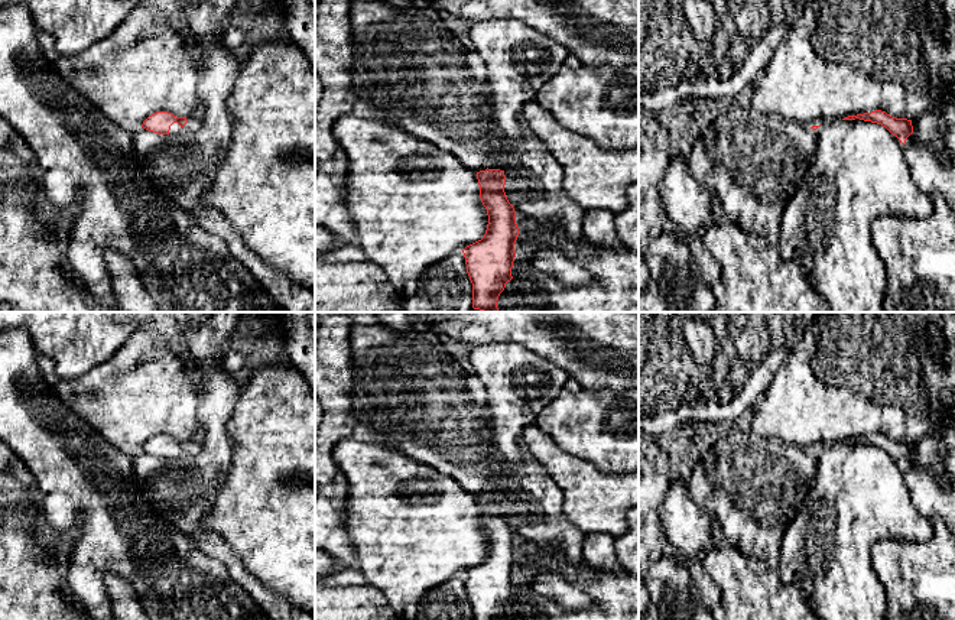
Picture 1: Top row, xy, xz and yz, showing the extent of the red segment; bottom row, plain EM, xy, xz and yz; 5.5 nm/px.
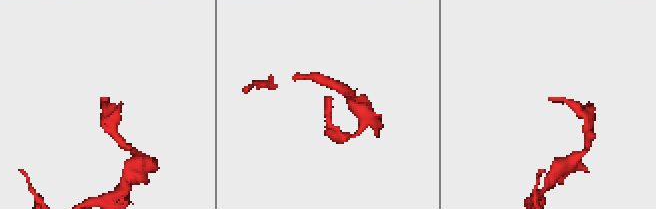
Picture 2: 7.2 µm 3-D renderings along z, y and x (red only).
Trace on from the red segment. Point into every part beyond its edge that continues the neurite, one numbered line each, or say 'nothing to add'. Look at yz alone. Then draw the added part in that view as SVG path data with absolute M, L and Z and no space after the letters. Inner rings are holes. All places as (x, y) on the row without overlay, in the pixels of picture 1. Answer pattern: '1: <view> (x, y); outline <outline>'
nothing to add

